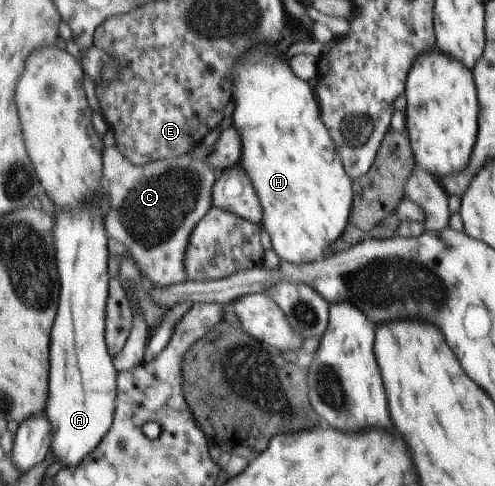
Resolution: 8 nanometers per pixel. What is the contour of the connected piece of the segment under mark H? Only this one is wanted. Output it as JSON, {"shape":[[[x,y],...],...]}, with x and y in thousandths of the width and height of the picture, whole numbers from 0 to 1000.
{"shape":[[[523,93],[479,117],[471,154],[471,261],[491,302],[481,337],[499,356],[529,428],[529,467],[547,486],[554,521],[580,541],[628,541],[651,533],[693,484],[713,430],[711,368],[697,354],[644,237],[634,187],[588,146],[584,123],[554,93]]]}

